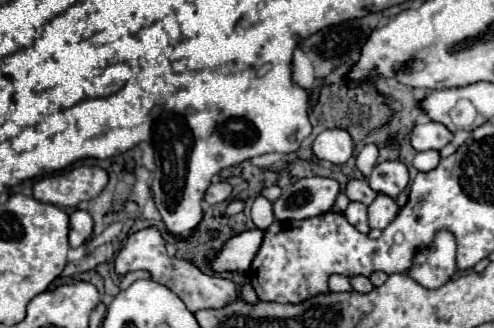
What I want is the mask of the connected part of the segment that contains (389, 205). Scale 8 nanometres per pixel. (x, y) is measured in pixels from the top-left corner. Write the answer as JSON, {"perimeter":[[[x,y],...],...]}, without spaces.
{"perimeter":[[[377,195],[375,201],[369,205],[369,227],[383,231],[395,219],[397,213],[399,213],[399,207],[393,197]]]}

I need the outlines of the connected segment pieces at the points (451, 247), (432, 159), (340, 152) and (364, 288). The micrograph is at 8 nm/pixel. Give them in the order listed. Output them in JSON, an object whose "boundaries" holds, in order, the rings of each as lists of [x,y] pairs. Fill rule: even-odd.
{"boundaries":[[[[441,229],[435,233],[431,245],[421,247],[415,253],[413,265],[409,267],[407,273],[427,289],[441,287],[457,271],[455,251],[457,251],[455,235],[447,229]]],[[[427,150],[418,152],[413,159],[413,167],[417,171],[431,171],[437,167],[440,161],[440,152]]],[[[325,129],[317,135],[313,153],[333,165],[343,165],[353,155],[353,139],[343,129]]],[[[353,275],[353,277],[349,277],[349,281],[351,281],[351,287],[359,293],[367,293],[373,289],[369,277],[365,277],[365,275]]]]}

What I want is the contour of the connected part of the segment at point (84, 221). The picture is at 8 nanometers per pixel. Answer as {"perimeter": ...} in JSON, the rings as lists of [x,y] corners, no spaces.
{"perimeter":[[[73,211],[69,215],[69,245],[81,247],[93,235],[93,219],[87,211]]]}

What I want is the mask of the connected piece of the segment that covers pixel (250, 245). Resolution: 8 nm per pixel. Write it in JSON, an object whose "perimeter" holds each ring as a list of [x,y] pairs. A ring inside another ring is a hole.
{"perimeter":[[[253,229],[253,231],[243,231],[241,235],[231,237],[225,247],[221,249],[221,253],[215,255],[215,259],[211,261],[211,269],[213,271],[239,271],[245,273],[251,267],[251,261],[255,257],[255,253],[259,251],[261,245],[261,235],[263,231]]]}

